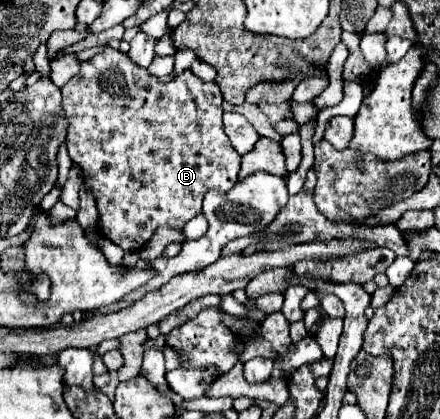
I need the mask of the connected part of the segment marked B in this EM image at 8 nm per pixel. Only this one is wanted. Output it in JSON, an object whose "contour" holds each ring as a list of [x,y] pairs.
{"contour":[[[105,46],[105,50],[101,54],[95,54],[91,60],[87,62],[81,62],[81,68],[79,72],[61,88],[61,94],[63,94],[63,110],[67,114],[67,120],[69,120],[69,132],[67,132],[67,150],[69,150],[69,156],[71,160],[81,168],[81,174],[83,174],[83,182],[93,190],[93,194],[97,196],[97,210],[99,210],[99,222],[97,222],[97,228],[99,232],[111,240],[113,244],[117,244],[119,248],[123,250],[131,250],[131,252],[137,252],[139,248],[143,248],[153,232],[159,228],[159,226],[171,226],[171,228],[183,228],[193,216],[201,214],[201,202],[203,202],[203,196],[205,192],[209,192],[211,188],[217,188],[217,190],[231,190],[233,184],[237,182],[237,172],[239,172],[239,164],[241,164],[241,156],[237,154],[237,150],[231,146],[225,130],[223,130],[223,122],[221,122],[221,116],[223,116],[223,108],[221,108],[221,92],[219,92],[219,86],[215,86],[215,82],[203,82],[199,80],[197,76],[191,74],[191,70],[185,70],[181,76],[161,84],[159,78],[155,76],[149,76],[145,68],[139,68],[135,66],[127,54],[121,54],[119,50],[113,50],[109,46]]]}

